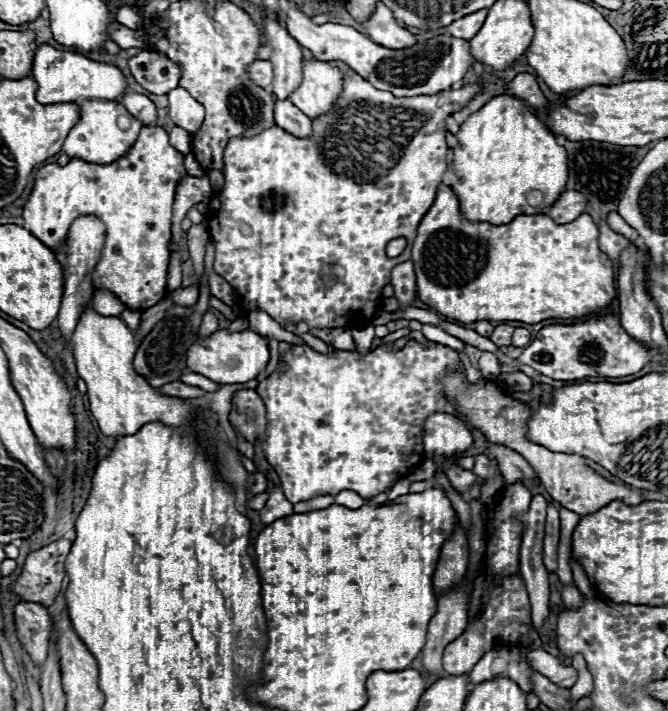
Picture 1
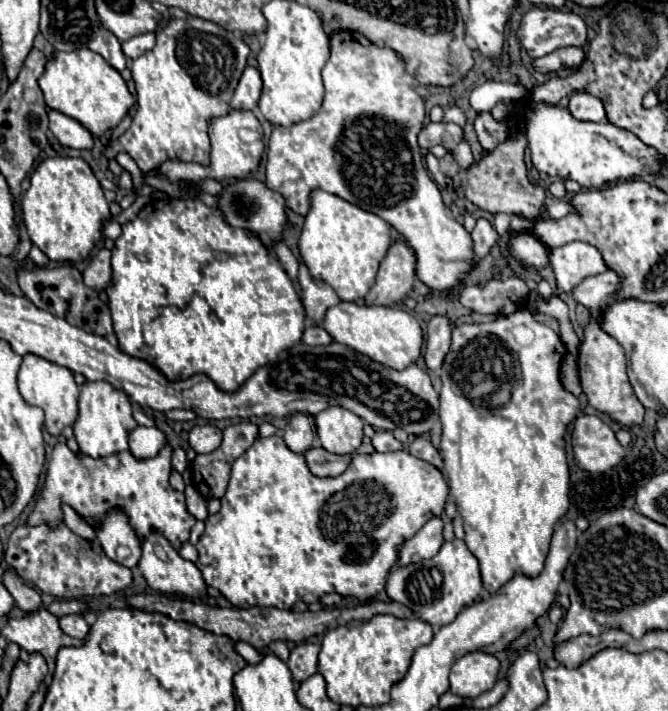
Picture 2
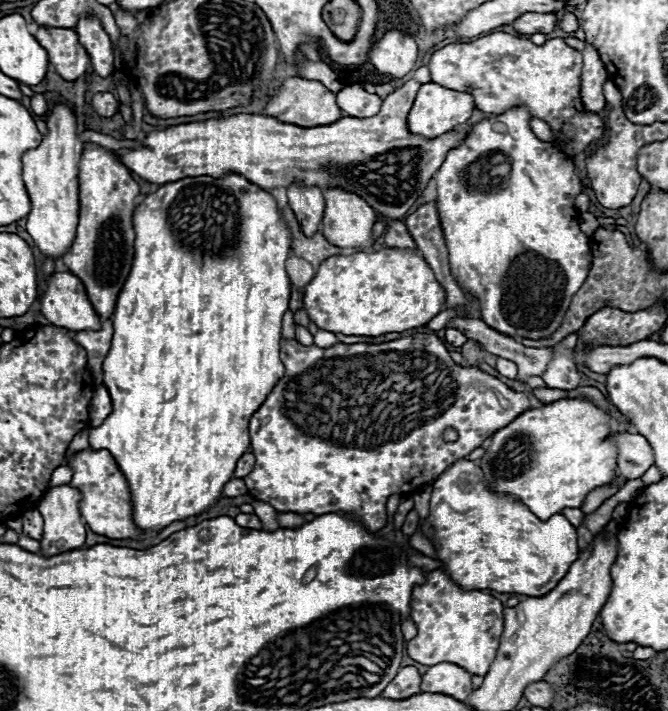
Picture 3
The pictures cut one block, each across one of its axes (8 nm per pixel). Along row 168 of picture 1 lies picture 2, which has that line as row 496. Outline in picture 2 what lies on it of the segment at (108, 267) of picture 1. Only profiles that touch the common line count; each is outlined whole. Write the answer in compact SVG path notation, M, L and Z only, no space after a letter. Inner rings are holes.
M58 442L48 462L44 490L38 502L34 504L26 524L28 526L48 524L56 528L64 520L62 512L64 504L74 508L74 512L94 528L100 526L100 522L110 510L122 510L128 516L128 522L138 538L144 540L152 530L156 530L164 534L176 550L180 550L180 546L188 542L188 534L196 518L188 512L184 494L176 492L168 484L172 472L170 456L172 448L164 446L158 456L148 460L138 460L128 450L108 458L90 458L84 454L72 454L66 442Z

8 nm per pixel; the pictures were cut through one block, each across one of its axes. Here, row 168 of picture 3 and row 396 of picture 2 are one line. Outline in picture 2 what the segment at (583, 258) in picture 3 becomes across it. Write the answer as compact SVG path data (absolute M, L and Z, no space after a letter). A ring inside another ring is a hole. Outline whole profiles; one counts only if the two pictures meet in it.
M522 308L522 310L516 310L508 316L500 316L496 318L494 322L484 322L484 324L460 324L460 326L454 326L452 330L452 346L450 346L450 352L446 354L444 358L444 364L442 364L442 374L440 374L440 380L442 380L442 388L440 388L440 422L442 422L442 442L440 442L440 450L442 450L442 458L444 458L444 468L448 472L448 484L450 484L450 494L456 498L456 508L458 508L458 514L464 522L464 530L466 530L466 546L468 550L478 558L480 562L480 572L482 572L482 582L484 582L484 588L494 594L498 592L498 588L502 584L506 584L512 576L516 574L526 574L526 576L538 576L544 568L544 560L548 556L548 548L550 548L550 540L552 540L552 532L554 532L554 524L566 514L568 510L568 482L570 482L570 472L568 472L568 462L566 462L566 430L568 426L574 422L576 414L578 414L578 398L574 398L568 390L564 390L562 382L560 382L560 364L562 364L562 358L566 354L566 346L562 344L560 336L534 320L534 316L530 314L528 308ZM518 338L526 338L526 350L530 350L528 346L534 346L534 340L540 338L538 342L540 344L548 344L540 346L540 358L536 358L536 364L530 364L530 376L524 376L524 366L520 362L520 344L518 344ZM532 430L532 438L534 438L534 444L528 444L530 440L524 440L524 438L530 438L530 436L524 436L524 432Z

